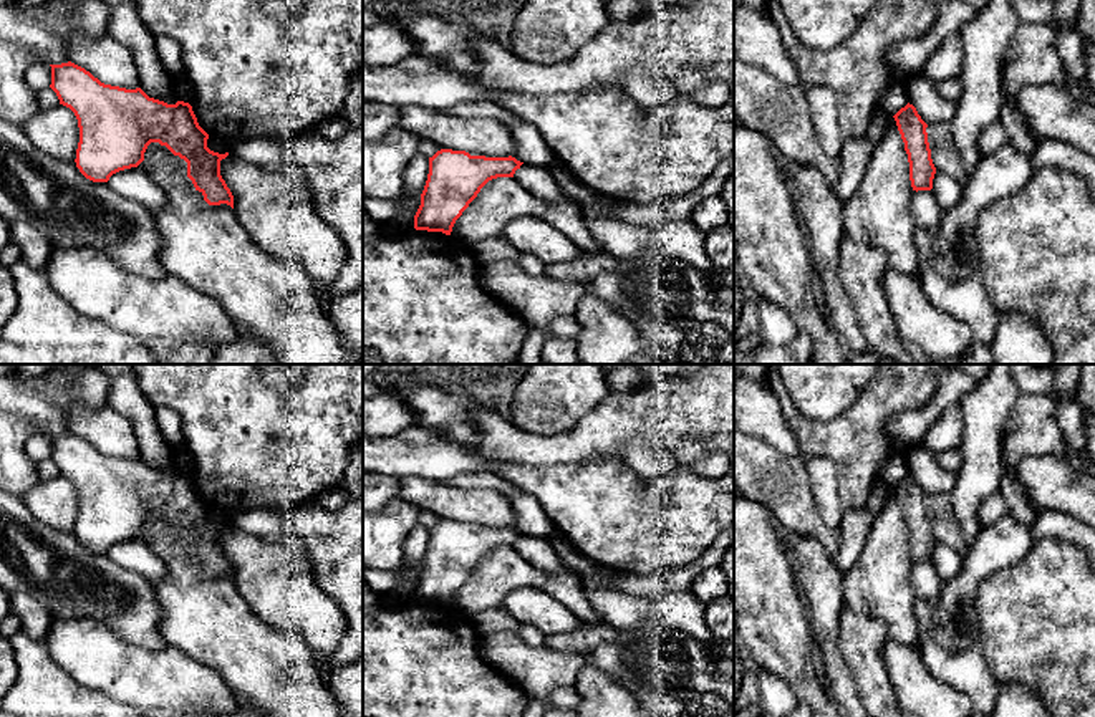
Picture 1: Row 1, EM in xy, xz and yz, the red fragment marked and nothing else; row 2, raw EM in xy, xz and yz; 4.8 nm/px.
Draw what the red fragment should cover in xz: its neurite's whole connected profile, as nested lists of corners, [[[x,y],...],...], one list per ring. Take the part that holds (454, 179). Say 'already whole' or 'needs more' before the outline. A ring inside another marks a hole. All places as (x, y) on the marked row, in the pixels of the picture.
already whole; [[[441,149],[429,157],[429,174],[414,215],[414,229],[451,235],[456,220],[492,179],[514,177],[523,162],[515,157],[470,156],[465,151]]]

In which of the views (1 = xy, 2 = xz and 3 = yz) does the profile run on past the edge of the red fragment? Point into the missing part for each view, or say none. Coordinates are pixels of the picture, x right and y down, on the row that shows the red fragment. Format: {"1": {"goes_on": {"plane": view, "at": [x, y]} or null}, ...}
{"1": {"goes_on": null}, "2": {"goes_on": null}, "3": {"goes_on": null}}

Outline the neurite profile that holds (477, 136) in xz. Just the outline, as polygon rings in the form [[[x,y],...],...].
[[[408,108],[401,109],[396,126],[441,149],[465,151],[470,156],[509,157],[515,147],[509,126],[484,118]]]

